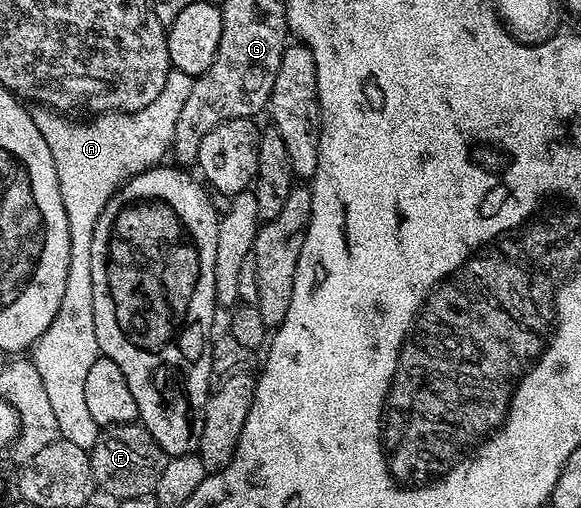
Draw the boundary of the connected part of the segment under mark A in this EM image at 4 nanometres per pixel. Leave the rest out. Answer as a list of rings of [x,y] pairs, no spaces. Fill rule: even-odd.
[[[176,69],[170,70],[167,85],[163,85],[163,93],[138,111],[110,111],[92,116],[90,123],[76,123],[73,117],[66,117],[51,107],[37,105],[31,114],[39,133],[45,135],[47,145],[53,148],[55,173],[59,177],[59,193],[67,200],[70,212],[69,231],[71,233],[71,265],[67,265],[67,285],[63,288],[63,301],[59,301],[59,311],[55,313],[55,321],[39,336],[31,348],[31,360],[39,371],[47,392],[48,403],[55,413],[60,438],[71,441],[71,445],[79,445],[79,449],[90,452],[95,441],[101,436],[102,428],[91,417],[87,409],[87,396],[83,394],[83,385],[87,381],[87,369],[95,365],[99,357],[99,341],[95,337],[95,293],[91,293],[91,237],[95,225],[99,221],[99,213],[107,205],[107,201],[125,184],[139,173],[149,171],[162,162],[164,155],[170,154],[175,135],[175,121],[179,121],[179,113],[187,97],[191,97],[191,85],[194,76]]]

